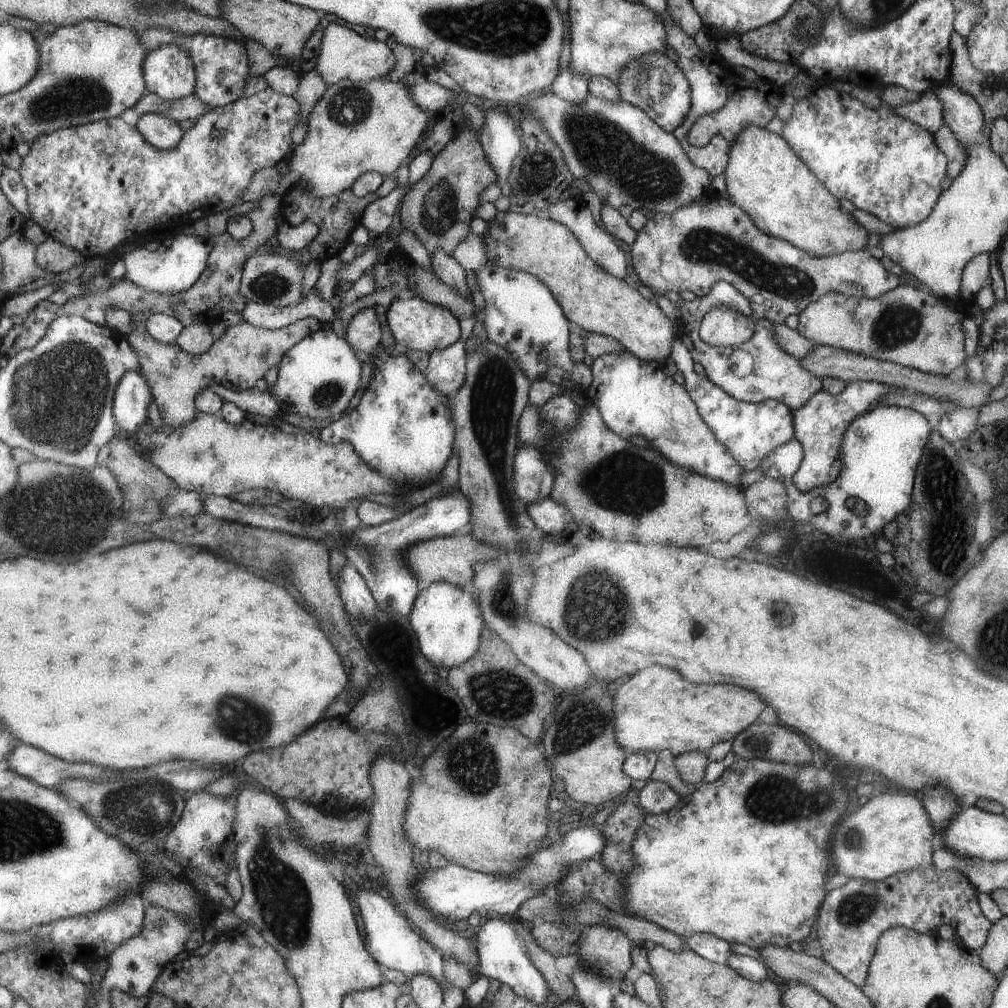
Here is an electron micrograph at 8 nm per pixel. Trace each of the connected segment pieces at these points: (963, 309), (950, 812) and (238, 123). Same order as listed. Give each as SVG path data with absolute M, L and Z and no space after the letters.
M981 253L973 257L964 266L958 299L956 302L945 300L945 304L953 307L958 312L969 314L970 309L976 302L976 292L979 292L985 286L985 283L988 282L989 267L989 255L987 253Z
M929 788L923 790L921 803L928 811L932 827L935 833L939 833L962 808L957 804L955 796L951 796L945 790L939 788Z
M267 86L251 96L236 98L235 101L220 108L213 109L201 117L195 124L184 132L180 145L172 149L158 149L151 144L137 126L127 124L123 118L113 117L101 119L86 125L56 130L48 135L41 135L32 144L31 152L22 160L20 168L23 184L28 190L28 210L31 214L30 220L39 223L49 235L55 240L65 243L71 248L80 250L87 258L109 255L115 252L124 243L133 244L141 238L141 234L153 234L153 230L175 231L186 224L195 228L200 226L200 219L209 214L219 214L232 206L242 203L241 194L248 188L252 174L259 169L271 169L277 165L293 147L292 130L300 117L300 104L291 95L279 94L275 89Z

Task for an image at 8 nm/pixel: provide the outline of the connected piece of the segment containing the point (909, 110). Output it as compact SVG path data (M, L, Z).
M925 90L920 94L917 101L901 104L892 108L901 118L915 122L917 126L924 127L925 130L935 133L942 126L943 111L941 110L940 100L931 92Z

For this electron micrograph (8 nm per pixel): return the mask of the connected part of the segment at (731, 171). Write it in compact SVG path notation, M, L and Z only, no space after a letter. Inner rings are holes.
M749 125L730 144L724 180L726 197L766 235L792 243L817 257L856 251L865 246L868 232L843 212L824 185L793 152L782 136Z

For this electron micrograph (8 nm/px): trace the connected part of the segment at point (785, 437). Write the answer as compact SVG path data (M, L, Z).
M676 336L672 342L670 357L676 370L684 376L683 386L696 403L701 418L708 423L712 433L719 442L733 455L745 471L753 470L764 460L764 456L774 448L794 438L795 427L792 423L792 411L785 403L773 399L765 399L756 403L738 401L728 395L720 386L713 384L707 377L697 375L693 371L693 361L689 351Z

